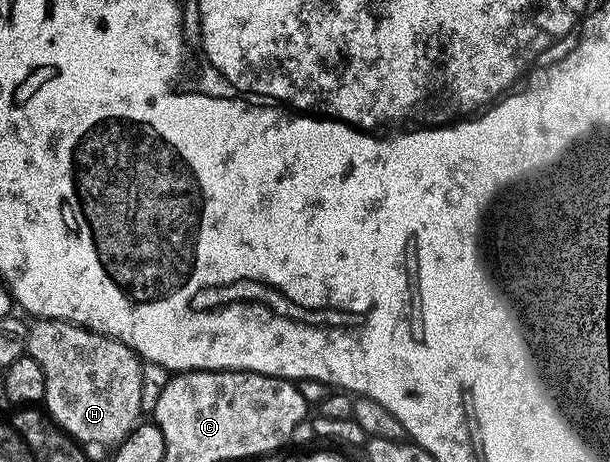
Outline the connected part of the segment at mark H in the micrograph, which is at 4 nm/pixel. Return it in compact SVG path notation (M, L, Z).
M38 320L28 326L25 353L43 367L45 380L44 412L52 417L63 432L69 434L82 446L120 445L123 438L142 420L141 396L143 395L143 379L141 378L142 360L127 348L122 341L114 337L104 337L101 333L93 333L81 325L72 325L70 321Z

